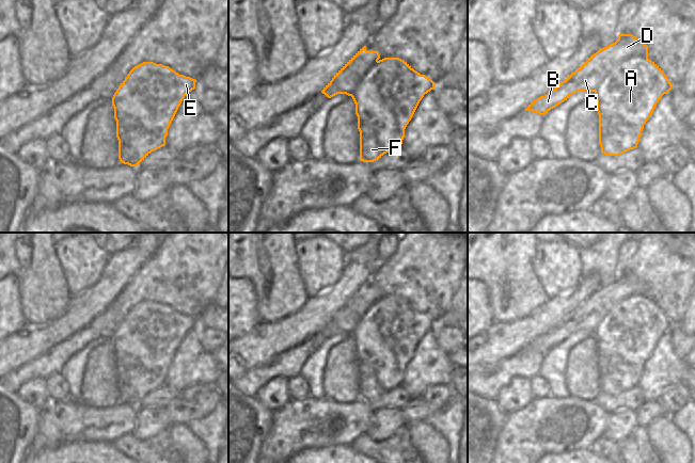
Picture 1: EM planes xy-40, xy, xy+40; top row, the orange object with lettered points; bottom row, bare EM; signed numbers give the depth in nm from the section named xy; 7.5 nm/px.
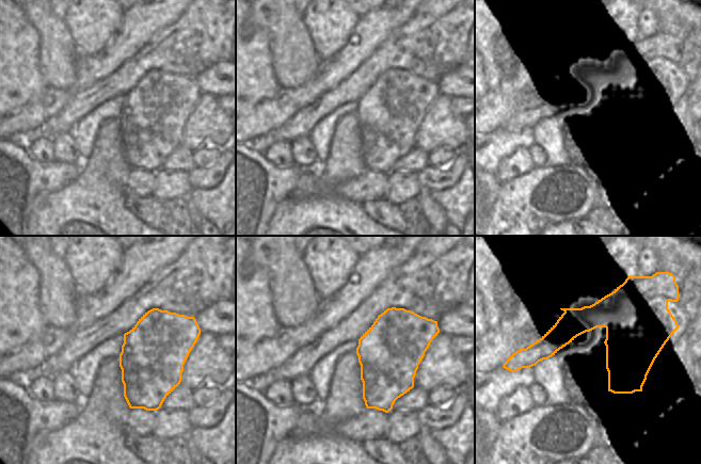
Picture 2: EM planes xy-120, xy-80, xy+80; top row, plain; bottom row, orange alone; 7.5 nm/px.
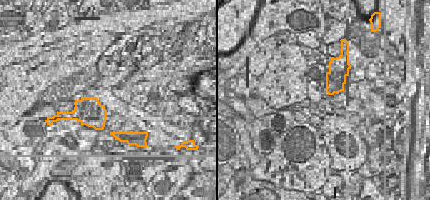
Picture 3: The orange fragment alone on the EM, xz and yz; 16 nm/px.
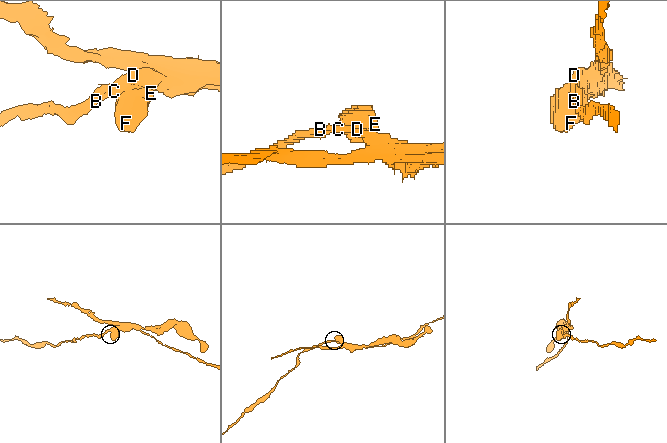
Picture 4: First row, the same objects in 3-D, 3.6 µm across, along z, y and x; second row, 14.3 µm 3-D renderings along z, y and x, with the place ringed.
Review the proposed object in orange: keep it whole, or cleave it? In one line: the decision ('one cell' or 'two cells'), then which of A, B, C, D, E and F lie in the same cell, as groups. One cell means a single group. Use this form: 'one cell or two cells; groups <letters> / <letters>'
two cells; groups A E F / B C D

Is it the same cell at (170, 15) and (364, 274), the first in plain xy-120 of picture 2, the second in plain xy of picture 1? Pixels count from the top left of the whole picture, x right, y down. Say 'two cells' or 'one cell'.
one cell

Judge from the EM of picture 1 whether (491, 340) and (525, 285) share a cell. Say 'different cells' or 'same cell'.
different cells

